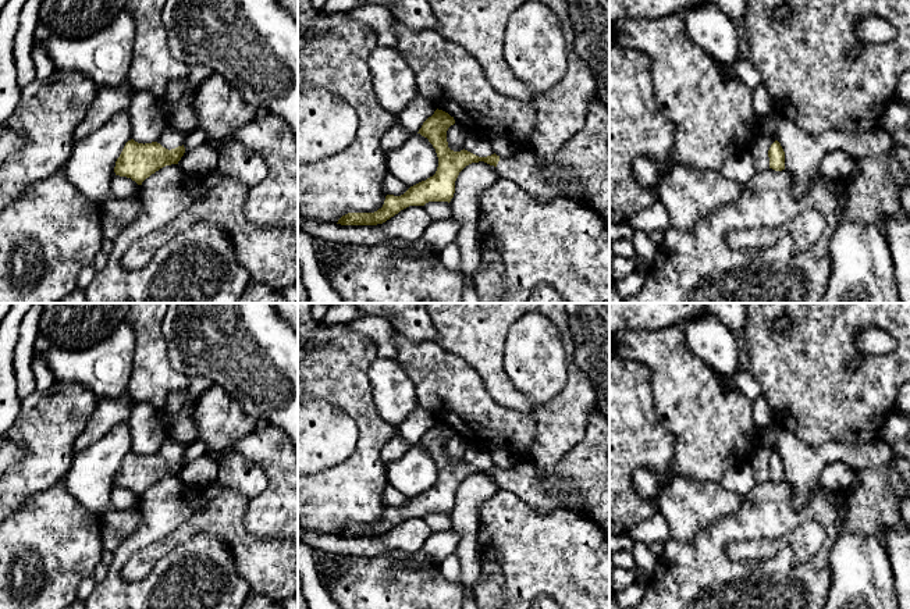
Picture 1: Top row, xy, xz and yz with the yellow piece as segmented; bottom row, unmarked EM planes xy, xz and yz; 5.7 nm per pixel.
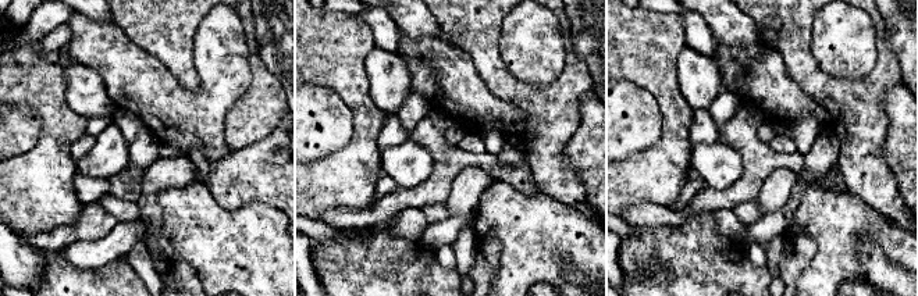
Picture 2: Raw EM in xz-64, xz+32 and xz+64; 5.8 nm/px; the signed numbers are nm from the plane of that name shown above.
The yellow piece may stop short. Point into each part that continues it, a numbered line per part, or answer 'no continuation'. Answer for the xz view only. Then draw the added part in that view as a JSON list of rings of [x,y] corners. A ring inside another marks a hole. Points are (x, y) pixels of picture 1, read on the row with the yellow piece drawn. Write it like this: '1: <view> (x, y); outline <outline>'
1: xz (525, 171); outline [[[525,152],[516,159],[500,157],[495,168],[500,178],[515,182],[536,200],[545,202],[558,196],[555,188],[544,178],[541,165],[530,152]]]

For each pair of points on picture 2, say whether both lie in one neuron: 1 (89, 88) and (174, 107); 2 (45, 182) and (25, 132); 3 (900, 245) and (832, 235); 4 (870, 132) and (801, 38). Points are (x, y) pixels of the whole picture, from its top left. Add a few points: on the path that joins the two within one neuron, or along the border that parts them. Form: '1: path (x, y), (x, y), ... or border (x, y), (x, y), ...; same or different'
1: border (86, 66), (99, 75), (107, 96), (117, 109); different
2: border (39, 116), (39, 138), (36, 143), (14, 156); different
3: path (883, 232), (881, 229), (849, 229); same
4: path (846, 109), (801, 61); same

